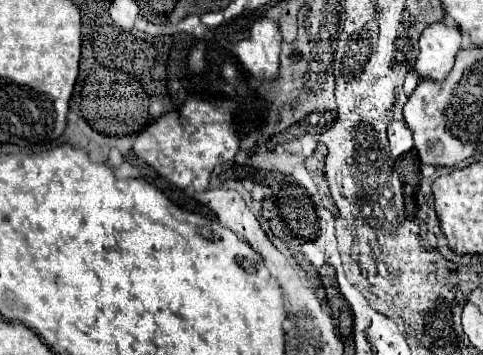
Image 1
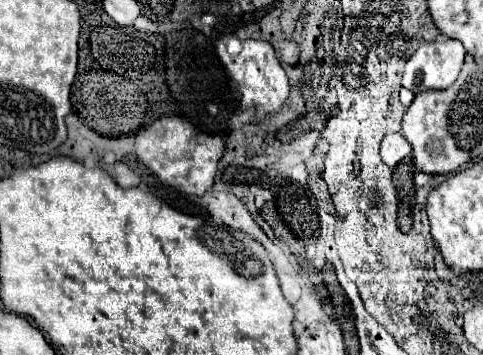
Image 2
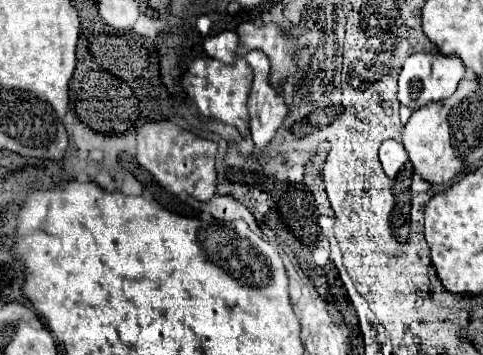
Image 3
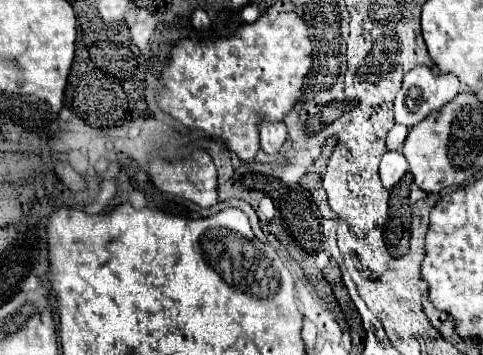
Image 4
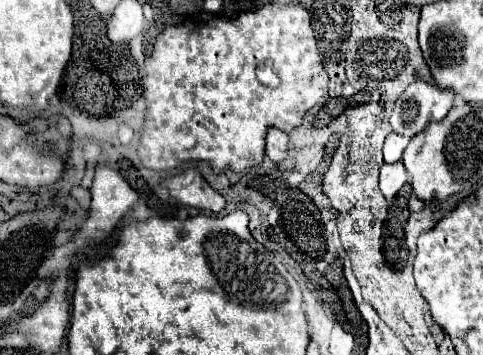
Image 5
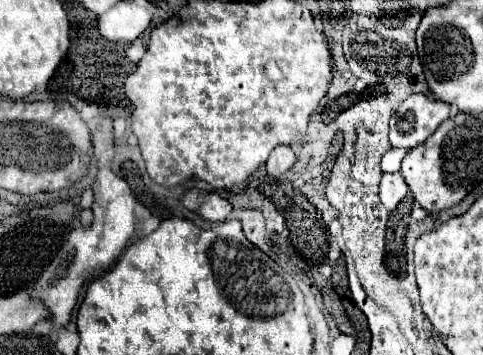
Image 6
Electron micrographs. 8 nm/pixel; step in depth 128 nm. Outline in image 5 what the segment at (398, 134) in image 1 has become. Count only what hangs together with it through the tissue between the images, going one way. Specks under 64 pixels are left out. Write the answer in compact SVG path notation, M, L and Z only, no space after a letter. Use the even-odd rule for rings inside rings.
M402 162L394 164L382 164L380 168L380 190L386 198L394 198L396 192L406 184L408 174Z

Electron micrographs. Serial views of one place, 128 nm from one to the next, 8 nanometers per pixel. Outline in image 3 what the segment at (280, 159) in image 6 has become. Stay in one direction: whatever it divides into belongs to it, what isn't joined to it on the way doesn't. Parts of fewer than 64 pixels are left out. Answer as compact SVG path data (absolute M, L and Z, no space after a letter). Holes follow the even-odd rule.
M252 50L240 56L242 60L248 62L248 66L252 68L252 88L248 94L248 114L250 114L250 132L252 132L252 140L258 148L264 148L276 134L278 126L282 124L282 120L288 114L288 106L286 106L286 98L284 98L284 90L282 88L272 88L268 76L270 76L270 60L268 56L264 56L260 50Z

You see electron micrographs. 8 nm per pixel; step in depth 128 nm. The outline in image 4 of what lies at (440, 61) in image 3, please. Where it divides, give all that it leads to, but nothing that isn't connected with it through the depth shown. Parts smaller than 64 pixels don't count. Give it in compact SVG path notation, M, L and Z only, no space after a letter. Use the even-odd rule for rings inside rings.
M416 66L404 74L402 88L394 100L394 118L398 124L414 126L424 120L430 112L440 110L446 102L450 102L460 92L460 80L452 74L440 74L436 66Z

